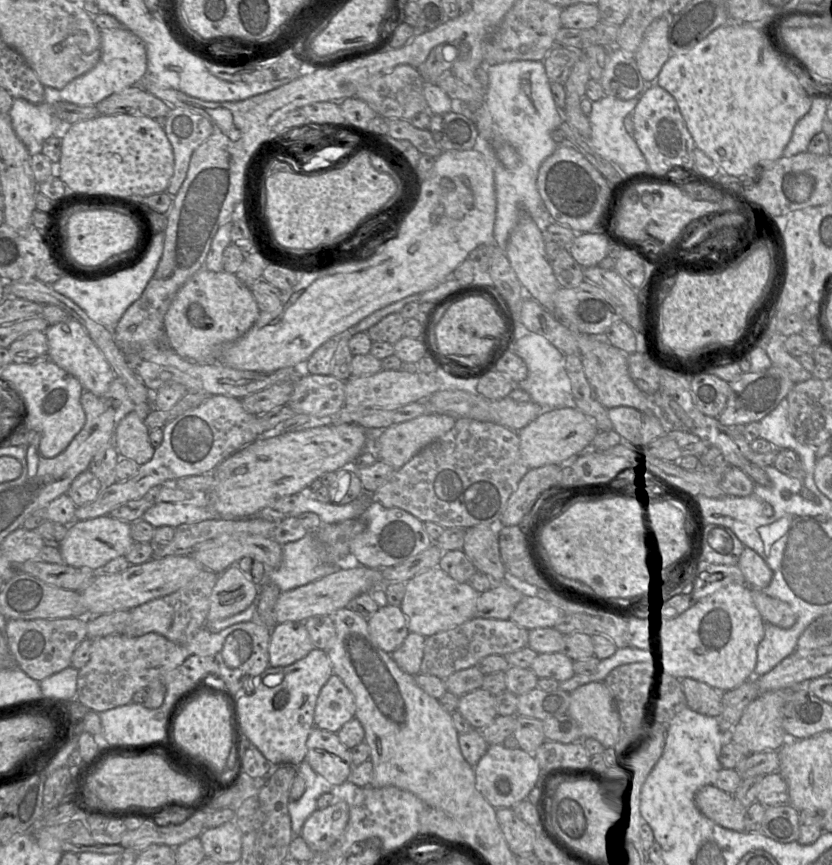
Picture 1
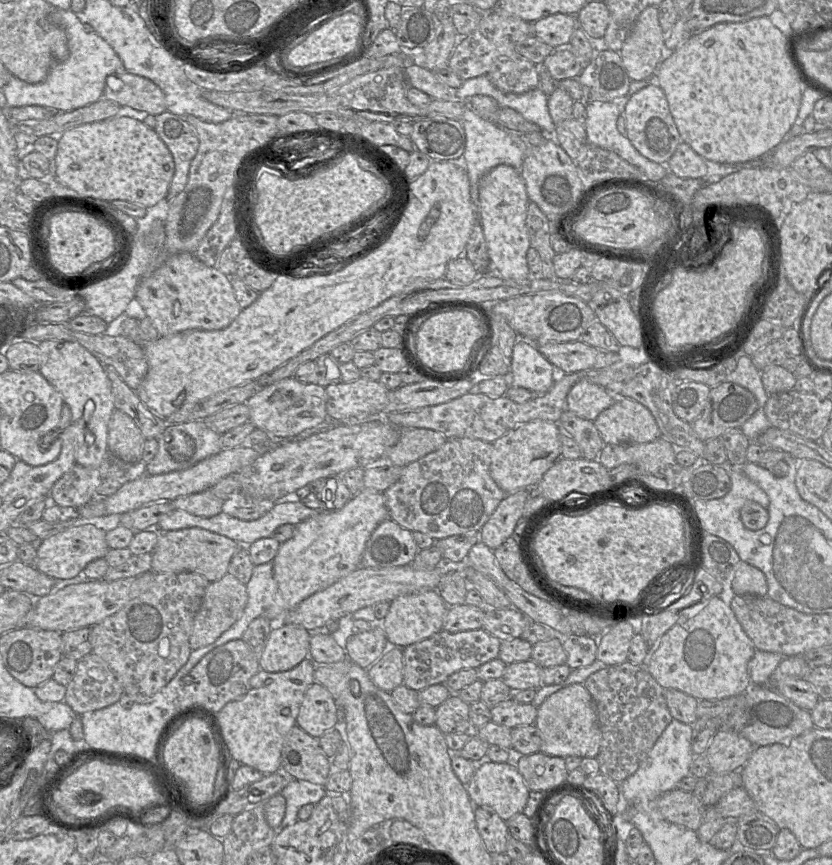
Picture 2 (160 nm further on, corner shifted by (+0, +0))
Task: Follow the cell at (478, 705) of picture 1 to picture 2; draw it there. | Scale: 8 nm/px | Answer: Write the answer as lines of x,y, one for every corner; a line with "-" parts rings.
451,695
436,708
435,725
442,733
474,733
469,718
470,704
462,701
457,695

